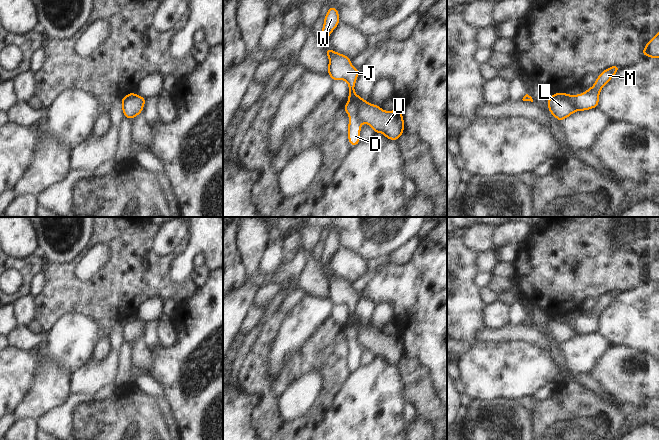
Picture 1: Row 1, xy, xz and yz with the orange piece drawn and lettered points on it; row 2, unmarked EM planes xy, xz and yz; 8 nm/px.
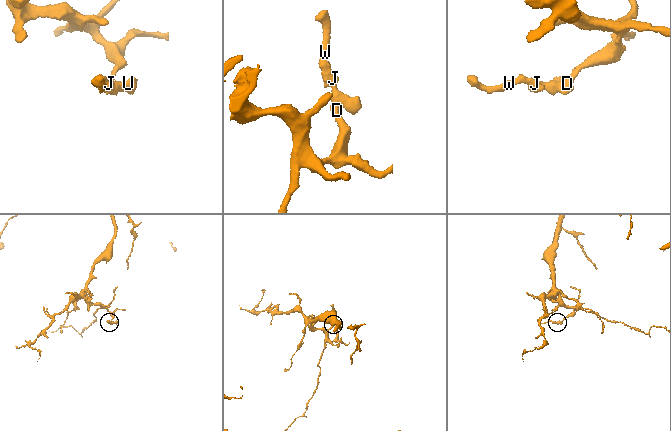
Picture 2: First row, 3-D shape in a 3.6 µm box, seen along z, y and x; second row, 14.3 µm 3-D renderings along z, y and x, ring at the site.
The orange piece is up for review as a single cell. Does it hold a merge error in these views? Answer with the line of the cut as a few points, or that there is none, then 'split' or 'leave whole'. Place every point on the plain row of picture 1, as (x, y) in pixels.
cut yz (553, 319), (557, 321), (569, 320), (576, 334); split

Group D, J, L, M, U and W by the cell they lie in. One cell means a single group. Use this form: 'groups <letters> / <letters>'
groups D M / J L U W

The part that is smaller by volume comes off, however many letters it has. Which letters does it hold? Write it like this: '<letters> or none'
J, L, U, W

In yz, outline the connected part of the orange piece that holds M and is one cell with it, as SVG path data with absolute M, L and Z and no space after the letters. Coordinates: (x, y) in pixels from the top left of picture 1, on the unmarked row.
M611 289L609 293L605 293L599 297L595 308L587 313L584 317L578 319L569 319L568 317L556 316L555 321L570 320L574 325L576 335L585 335L593 332L598 332L599 317L601 313L608 308L612 301L621 293L619 289Z

